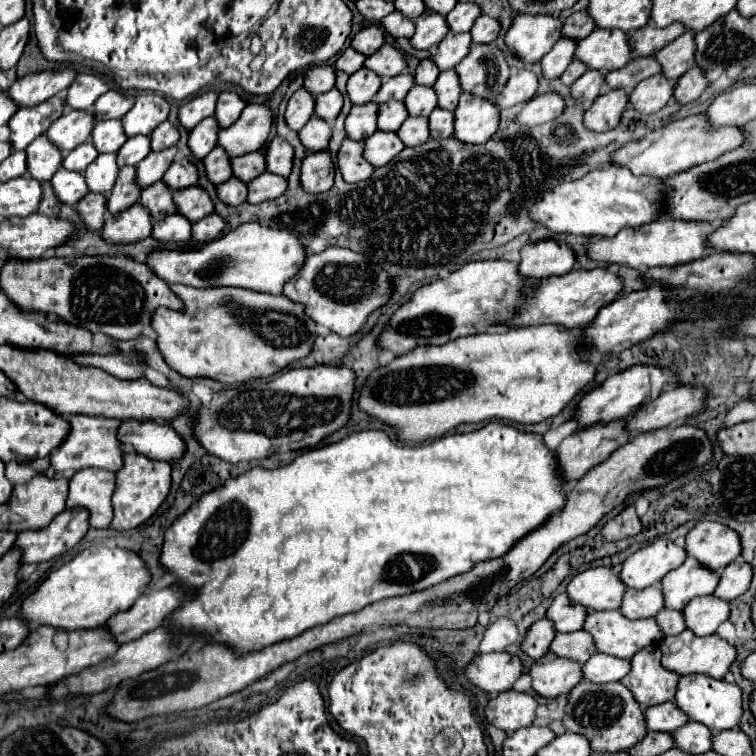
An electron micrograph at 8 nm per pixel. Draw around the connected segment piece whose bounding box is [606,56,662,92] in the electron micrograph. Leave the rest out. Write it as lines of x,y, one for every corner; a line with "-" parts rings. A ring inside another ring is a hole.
634,56
624,68
608,72
606,84
610,84
610,88
622,88
626,92
632,92
638,82
660,72
660,62
654,56

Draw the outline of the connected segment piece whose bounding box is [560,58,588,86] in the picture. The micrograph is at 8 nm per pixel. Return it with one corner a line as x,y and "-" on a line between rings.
574,58
574,60
570,62
570,66
564,70
564,74
560,76
560,80
562,80
562,84
570,86
570,84
574,84
574,82
576,82
576,80
578,80
578,78
586,72
586,70
588,70
588,66
586,66
586,64
582,64
580,60
576,60
576,58

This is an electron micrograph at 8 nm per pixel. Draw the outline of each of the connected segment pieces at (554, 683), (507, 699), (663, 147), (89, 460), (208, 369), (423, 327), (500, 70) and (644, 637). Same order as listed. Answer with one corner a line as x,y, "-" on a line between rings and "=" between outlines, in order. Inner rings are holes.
548,652
530,668
532,688
546,698
570,694
570,690
584,678
582,666
574,660
=
508,690
488,702
486,718
494,726
512,734
514,730
518,730
522,726
530,726
534,722
536,708
538,708
538,702
534,696
516,692
516,690
=
702,114
688,116
682,120
674,120
660,130
648,132
640,140
628,142
616,148
610,154
610,164
626,166
632,170
634,176
652,176
652,178
668,178
672,174
684,172
694,164
702,164
706,160
716,160
722,152
730,152
742,144
742,130
740,128
720,128
710,130
706,128
706,120
=
72,416
68,418
70,432
66,440
50,454
50,466
56,472
72,474
82,468
104,468
116,472
122,466
122,448
116,440
116,430
120,426
120,420
102,420
92,416
=
174,284
170,288
184,302
184,310
156,308
152,314
152,330
158,334
156,344
164,356
164,362
184,378
212,378
222,384
268,378
292,364
294,360
308,356
310,346
316,338
314,322
304,316
300,304
286,300
286,296
274,296
234,286
190,288
=
482,260
470,262
452,272
444,280
434,280
414,292
414,296
402,304
390,322
382,328
378,346
390,350
396,356
410,352
420,344
446,344
460,336
478,334
484,330
496,330
500,322
508,320
516,306
522,302
522,290
530,286
518,274
516,262
=
472,44
470,54
456,66
464,92
496,100
510,78
510,66
496,44
=
620,610
588,612
584,630
596,640
598,652
618,658
632,658
638,650
658,644
664,638
656,618
630,620

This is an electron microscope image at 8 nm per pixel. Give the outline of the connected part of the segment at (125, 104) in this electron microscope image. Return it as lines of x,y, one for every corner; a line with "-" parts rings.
110,90
102,94
94,104
94,116
96,120
110,120
110,118
122,118
132,106
136,98
130,94
124,94
120,90

